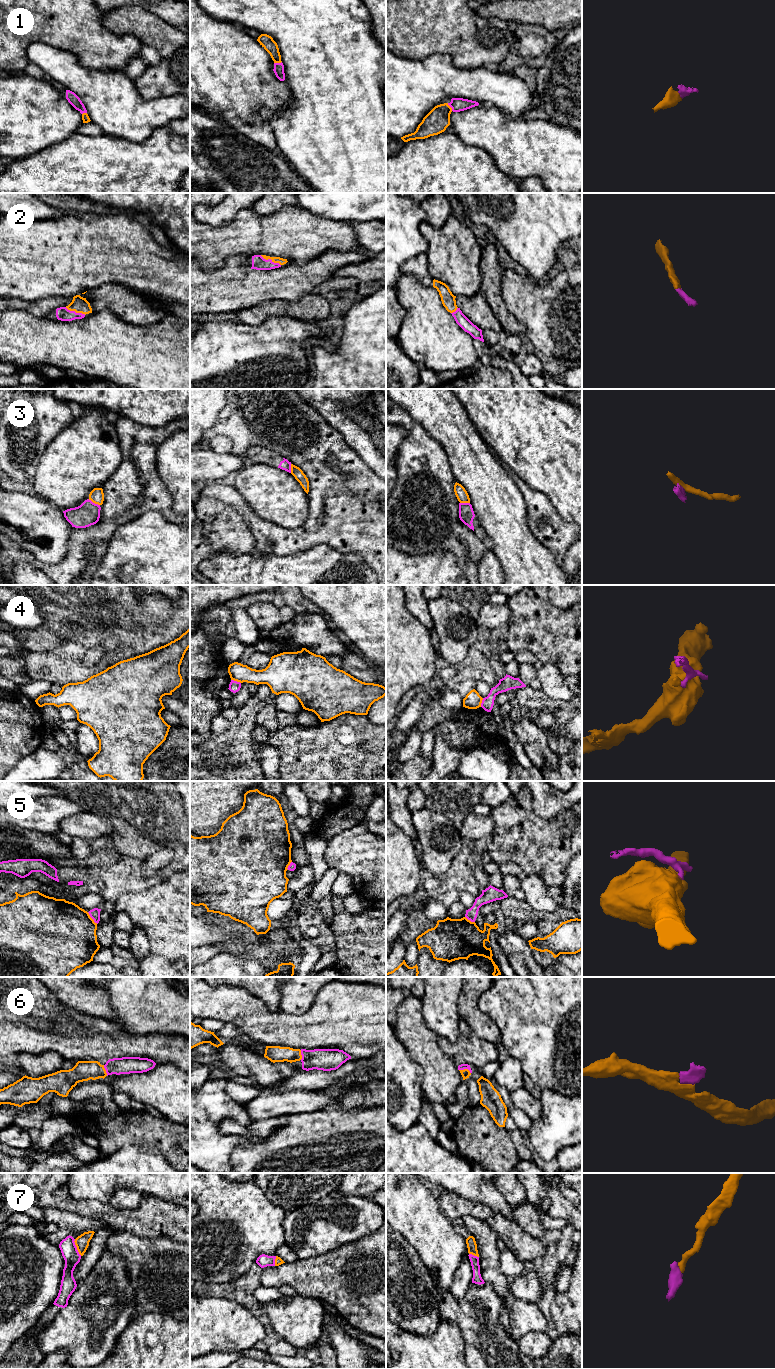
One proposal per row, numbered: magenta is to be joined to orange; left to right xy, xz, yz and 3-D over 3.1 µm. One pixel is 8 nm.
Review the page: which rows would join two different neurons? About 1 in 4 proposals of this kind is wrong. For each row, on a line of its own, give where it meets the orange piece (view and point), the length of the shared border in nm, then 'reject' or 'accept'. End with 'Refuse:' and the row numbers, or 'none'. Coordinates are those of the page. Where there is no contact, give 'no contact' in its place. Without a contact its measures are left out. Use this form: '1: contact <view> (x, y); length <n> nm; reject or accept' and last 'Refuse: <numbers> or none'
1: contact xz (277, 62); length 70 nm; accept
2: contact xz (270, 258); length 190 nm; accept
3: contact xy (94, 502); length 110 nm; reject
4: contact xz (236, 680); length 90 nm; reject
5: contact xy (91, 918); length 130 nm; reject
6: contact yz (465, 1069); length 100 nm; accept
7: contact xy (76, 1246); length 150 nm; accept
Refuse: 3, 4, 5

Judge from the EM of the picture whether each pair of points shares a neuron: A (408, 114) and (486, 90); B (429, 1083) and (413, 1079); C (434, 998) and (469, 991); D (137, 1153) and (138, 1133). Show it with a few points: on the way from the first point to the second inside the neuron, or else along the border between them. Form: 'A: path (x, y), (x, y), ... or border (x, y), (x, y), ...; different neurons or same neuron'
A: path (427, 95), (434, 88), (467, 88); same neuron
B: border (412, 1059), (422, 1070), (421, 1092), (423, 1095); different neurons
C: border (463, 987), (458, 1007), (458, 1015), (460, 1017); different neurons
D: border (142, 1144), (124, 1144), (115, 1151); different neurons

